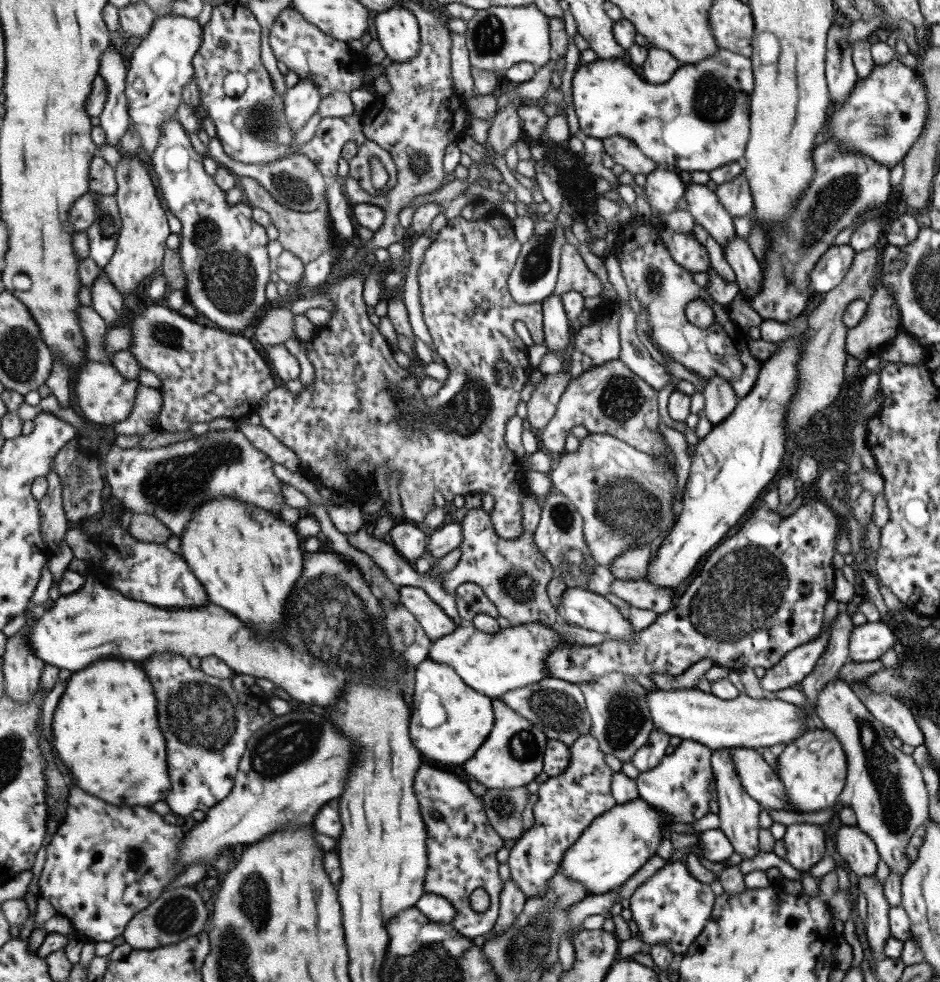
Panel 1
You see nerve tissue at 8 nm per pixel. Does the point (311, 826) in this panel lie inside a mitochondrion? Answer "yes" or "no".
no

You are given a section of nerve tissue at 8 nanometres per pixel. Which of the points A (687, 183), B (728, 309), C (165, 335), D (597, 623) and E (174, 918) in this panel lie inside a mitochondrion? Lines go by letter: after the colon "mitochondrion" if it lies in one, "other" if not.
A: other
B: other
C: mitochondrion
D: other
E: mitochondrion

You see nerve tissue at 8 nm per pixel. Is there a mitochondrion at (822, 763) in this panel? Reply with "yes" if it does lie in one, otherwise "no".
no

